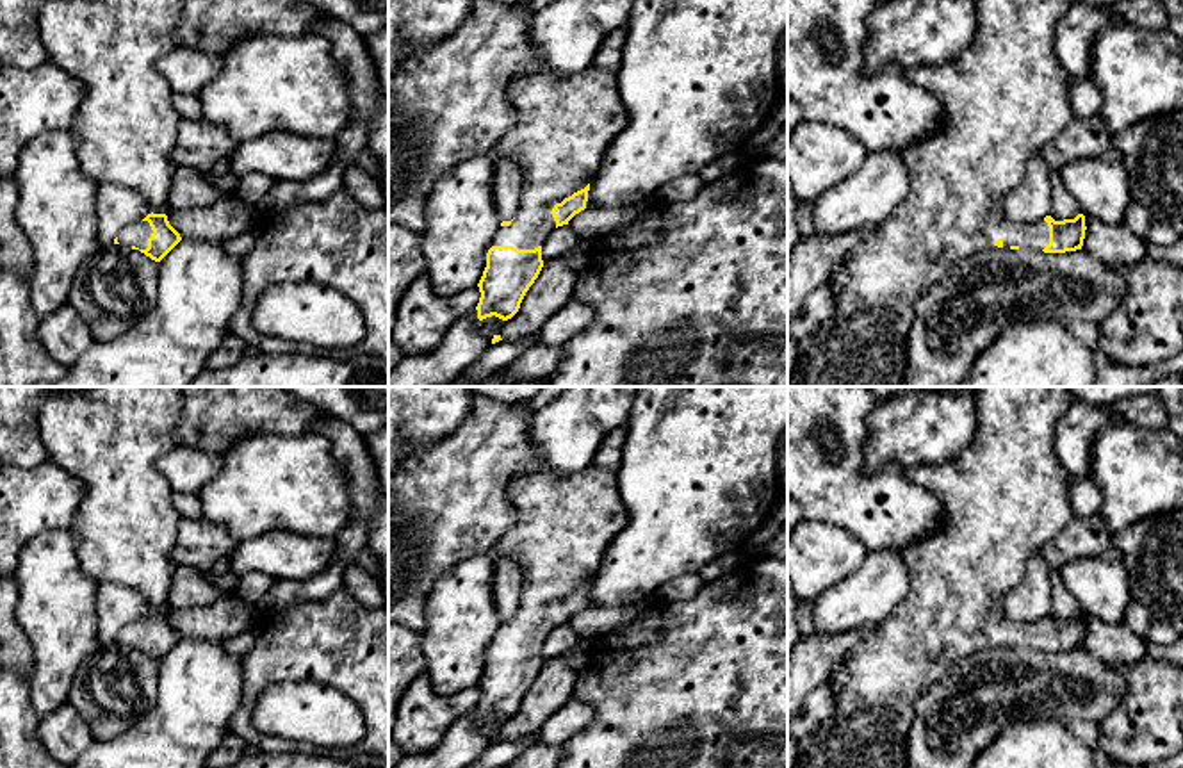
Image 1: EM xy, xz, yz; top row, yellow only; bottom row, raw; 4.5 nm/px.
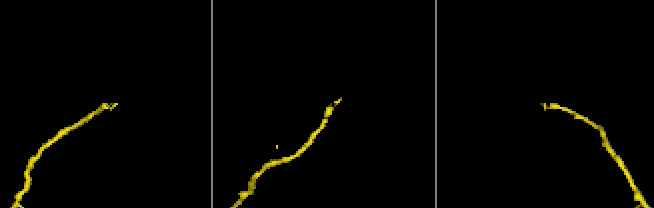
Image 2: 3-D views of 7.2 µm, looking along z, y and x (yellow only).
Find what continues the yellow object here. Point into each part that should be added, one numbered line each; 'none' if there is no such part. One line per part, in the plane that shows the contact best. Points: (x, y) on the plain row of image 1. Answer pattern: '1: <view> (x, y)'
1: xz (563, 526)

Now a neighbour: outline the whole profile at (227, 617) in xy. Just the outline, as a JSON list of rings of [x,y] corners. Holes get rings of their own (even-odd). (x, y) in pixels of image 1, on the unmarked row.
[[[226,593],[205,608],[171,609],[169,624],[182,638],[226,640],[255,627],[260,615],[235,593]]]

